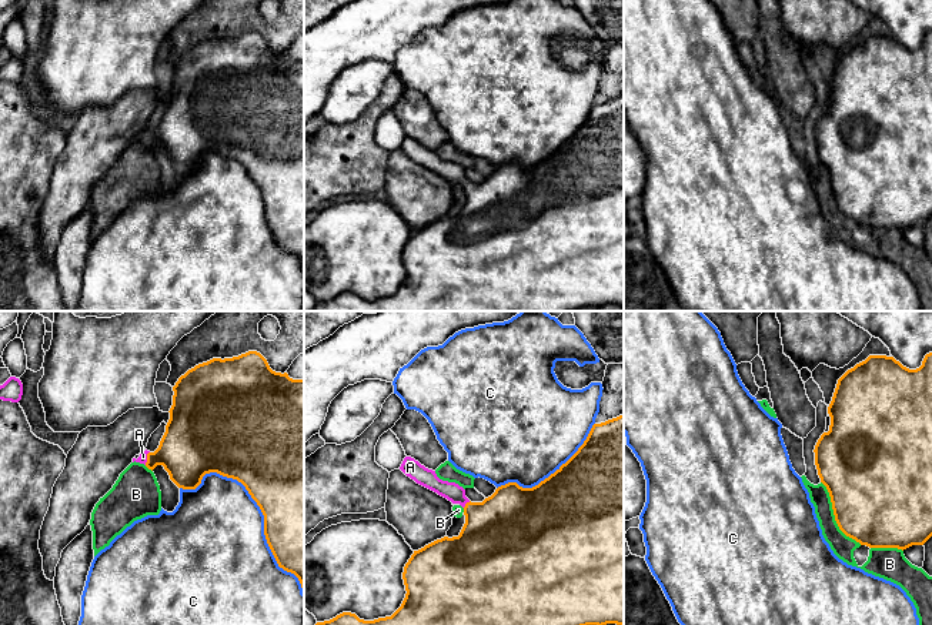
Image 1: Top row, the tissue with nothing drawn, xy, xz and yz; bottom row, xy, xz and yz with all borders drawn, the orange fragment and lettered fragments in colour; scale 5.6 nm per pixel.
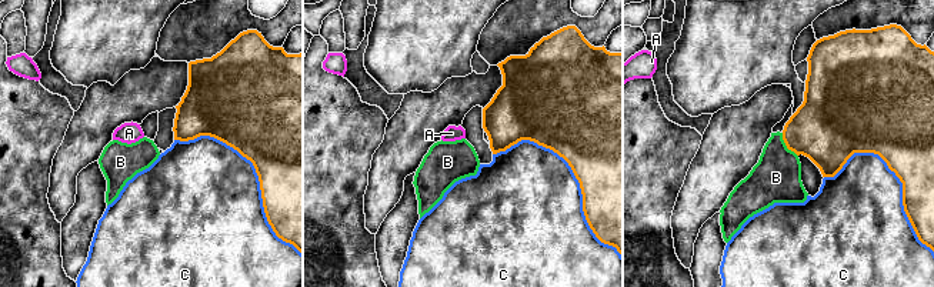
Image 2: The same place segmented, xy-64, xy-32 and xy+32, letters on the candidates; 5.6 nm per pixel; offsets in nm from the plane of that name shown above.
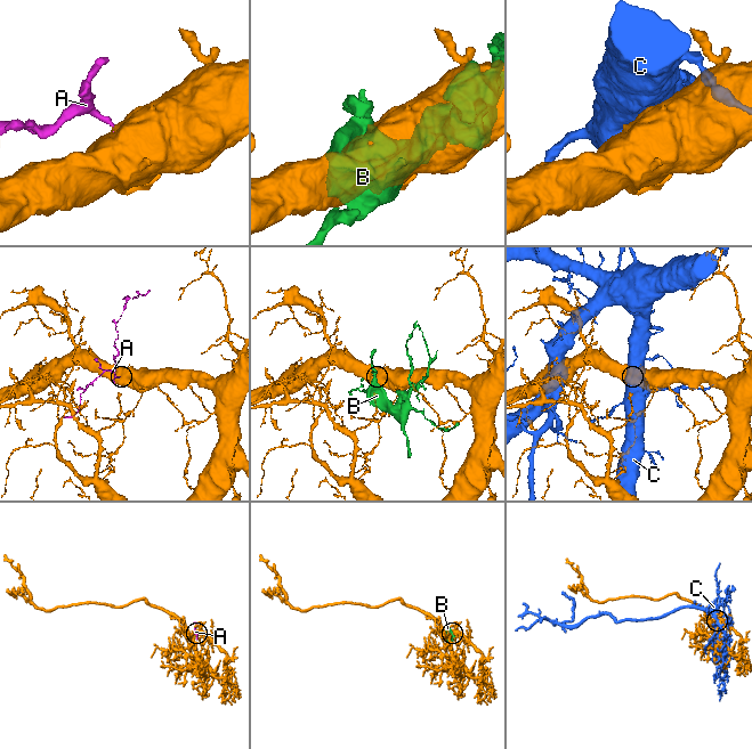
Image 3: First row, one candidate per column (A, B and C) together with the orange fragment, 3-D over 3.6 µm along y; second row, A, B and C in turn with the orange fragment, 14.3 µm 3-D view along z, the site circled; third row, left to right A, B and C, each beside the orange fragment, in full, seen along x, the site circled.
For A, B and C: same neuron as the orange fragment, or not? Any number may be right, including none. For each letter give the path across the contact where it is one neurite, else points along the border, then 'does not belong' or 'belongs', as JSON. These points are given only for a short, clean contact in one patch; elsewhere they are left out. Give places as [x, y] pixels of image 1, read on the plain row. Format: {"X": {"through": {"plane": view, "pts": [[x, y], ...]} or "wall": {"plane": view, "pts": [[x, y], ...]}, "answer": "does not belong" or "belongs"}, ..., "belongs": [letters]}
{"A": {"through": {"plane": "xy", "pts": [[190, 129], [147, 139], [143, 137]]}, "answer": "belongs"}, "B": {"answer": "does not belong"}, "C": {"answer": "does not belong"}, "belongs": ["A"]}

